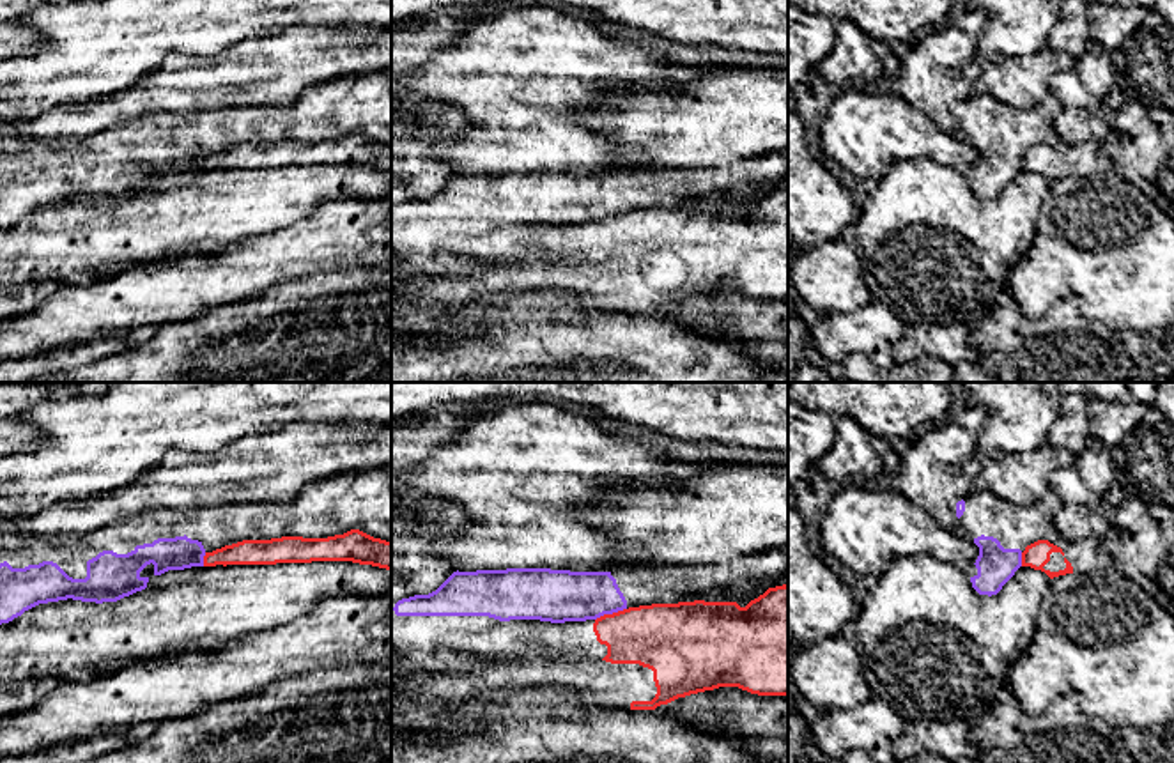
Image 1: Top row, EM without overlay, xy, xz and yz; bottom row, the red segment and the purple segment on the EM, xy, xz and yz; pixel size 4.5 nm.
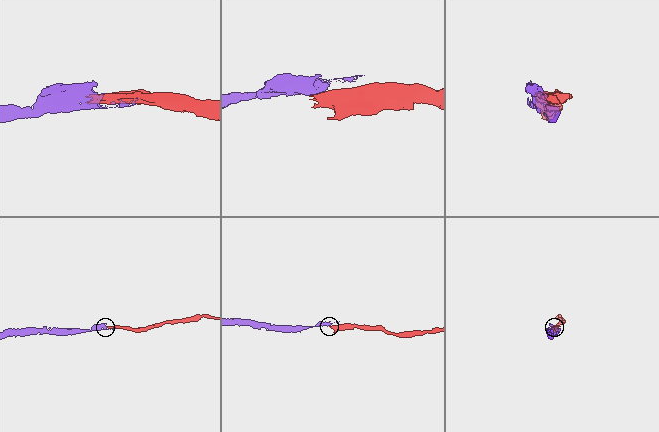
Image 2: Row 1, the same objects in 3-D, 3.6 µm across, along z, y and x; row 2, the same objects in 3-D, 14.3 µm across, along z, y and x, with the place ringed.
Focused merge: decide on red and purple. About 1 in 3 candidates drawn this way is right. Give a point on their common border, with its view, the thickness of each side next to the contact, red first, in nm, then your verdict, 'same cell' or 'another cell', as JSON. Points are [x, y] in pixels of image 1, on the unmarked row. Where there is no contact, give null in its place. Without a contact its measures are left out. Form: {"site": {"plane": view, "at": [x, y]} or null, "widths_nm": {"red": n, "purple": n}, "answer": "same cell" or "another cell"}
{"site": {"plane": "xz", "at": [610, 218]}, "widths_nm": {"red": 300, "purple": 240}, "answer": "another cell"}

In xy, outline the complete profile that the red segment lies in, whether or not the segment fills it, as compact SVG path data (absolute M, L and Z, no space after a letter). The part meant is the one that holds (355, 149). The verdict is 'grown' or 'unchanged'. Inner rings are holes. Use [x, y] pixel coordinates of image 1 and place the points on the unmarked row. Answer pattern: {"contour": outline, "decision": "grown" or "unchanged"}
{"contour": "M351 133L328 142L282 140L271 143L243 143L205 156L204 159L204 170L312 165L352 165L391 175L391 145L374 142L359 133Z", "decision": "unchanged"}

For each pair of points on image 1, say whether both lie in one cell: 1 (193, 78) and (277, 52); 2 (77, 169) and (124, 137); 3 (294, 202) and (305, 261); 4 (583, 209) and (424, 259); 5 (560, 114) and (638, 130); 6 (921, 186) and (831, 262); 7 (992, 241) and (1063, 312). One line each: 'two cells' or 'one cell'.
1: one cell
2: one cell
3: two cells
4: one cell
5: two cells
6: two cells
7: two cells

